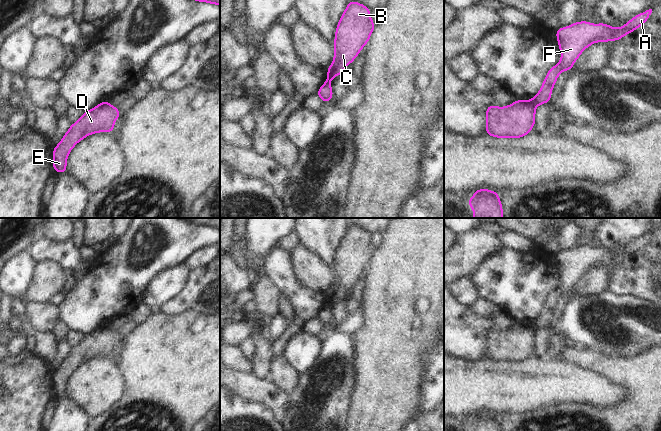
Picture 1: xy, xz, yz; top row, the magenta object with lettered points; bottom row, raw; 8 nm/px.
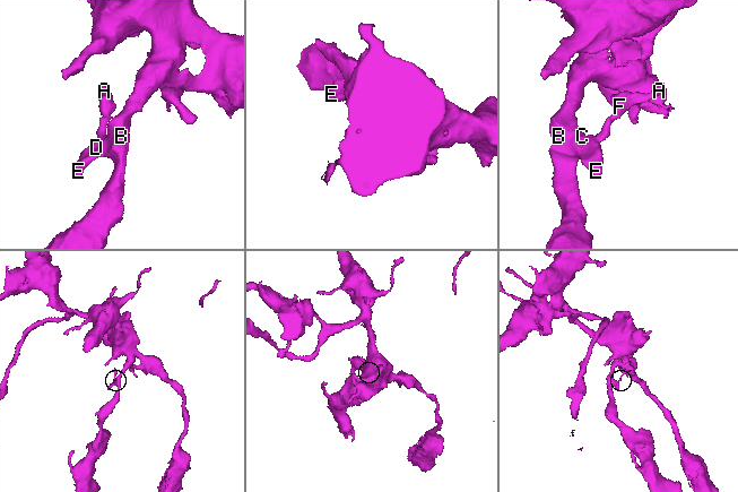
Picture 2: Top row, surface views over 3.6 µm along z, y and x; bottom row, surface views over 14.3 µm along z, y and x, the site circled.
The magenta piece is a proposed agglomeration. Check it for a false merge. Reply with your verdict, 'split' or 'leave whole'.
split

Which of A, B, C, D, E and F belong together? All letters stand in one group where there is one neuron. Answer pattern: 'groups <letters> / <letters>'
groups A F / B C D E

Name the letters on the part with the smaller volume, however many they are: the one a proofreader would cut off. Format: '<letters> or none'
A, F

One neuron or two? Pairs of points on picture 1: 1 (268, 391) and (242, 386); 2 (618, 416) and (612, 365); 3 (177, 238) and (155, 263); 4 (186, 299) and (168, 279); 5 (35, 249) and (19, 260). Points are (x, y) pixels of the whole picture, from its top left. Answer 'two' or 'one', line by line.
1: one
2: one
3: one
4: two
5: two

